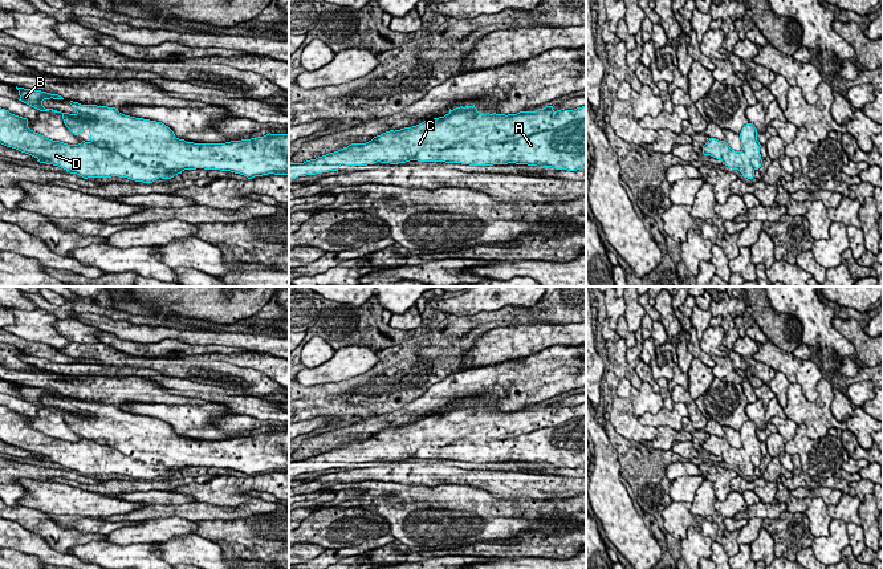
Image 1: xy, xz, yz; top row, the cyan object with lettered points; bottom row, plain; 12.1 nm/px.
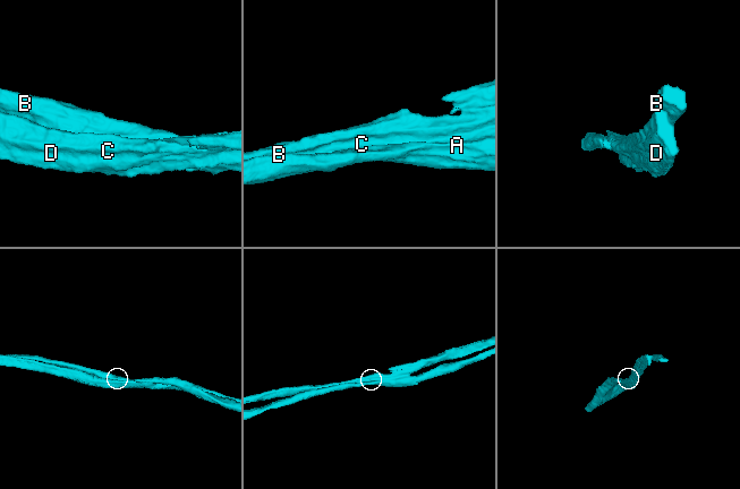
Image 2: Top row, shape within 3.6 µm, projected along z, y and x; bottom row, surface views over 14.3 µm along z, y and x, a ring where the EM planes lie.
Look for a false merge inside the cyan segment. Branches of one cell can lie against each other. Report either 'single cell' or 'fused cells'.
fused cells

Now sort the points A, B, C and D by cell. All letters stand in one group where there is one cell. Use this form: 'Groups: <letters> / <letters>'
Groups: A B / C D

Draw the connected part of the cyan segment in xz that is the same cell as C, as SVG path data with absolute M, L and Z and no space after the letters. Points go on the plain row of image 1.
M460 403L444 414L390 427L366 440L351 440L304 460L289 460L289 479L306 472L338 468L345 463L367 463L377 459L399 462L414 458L422 447L456 447L463 462L471 452L471 444L514 439L540 428L586 416L586 403L574 407L553 407L546 403L536 409L517 411L480 411L473 403Z

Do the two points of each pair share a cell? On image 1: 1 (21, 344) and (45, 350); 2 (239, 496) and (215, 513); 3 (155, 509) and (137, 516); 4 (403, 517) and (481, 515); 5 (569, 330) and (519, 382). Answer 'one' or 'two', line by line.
1: one
2: two
3: one
4: one
5: two

